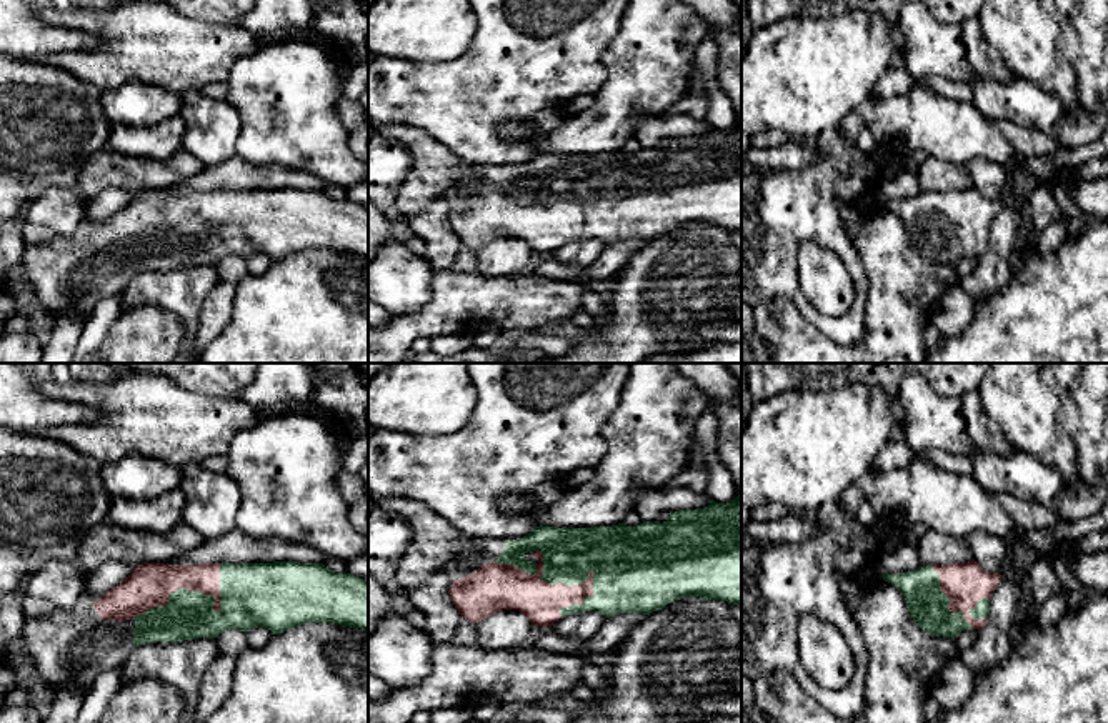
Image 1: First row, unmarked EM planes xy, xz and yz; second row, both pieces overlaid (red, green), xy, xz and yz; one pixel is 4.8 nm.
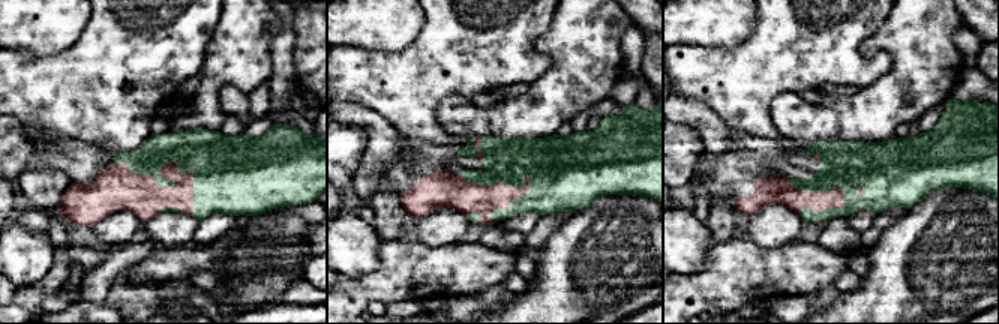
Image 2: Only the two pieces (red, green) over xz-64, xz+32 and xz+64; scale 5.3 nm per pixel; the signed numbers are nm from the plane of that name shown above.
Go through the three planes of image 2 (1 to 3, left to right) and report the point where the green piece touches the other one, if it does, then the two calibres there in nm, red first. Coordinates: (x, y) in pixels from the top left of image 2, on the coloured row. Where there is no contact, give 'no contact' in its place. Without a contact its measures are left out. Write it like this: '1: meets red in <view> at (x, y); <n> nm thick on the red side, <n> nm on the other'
1: meets red in xz-64 at (159, 171); 240 nm thick on the red side, 220 nm on the other
2: meets red in xz+32 at (497, 185); 170 nm thick on the red side, 240 nm on the other
3: meets red in xz+64 at (822, 192); 140 nm thick on the red side, 280 nm on the other

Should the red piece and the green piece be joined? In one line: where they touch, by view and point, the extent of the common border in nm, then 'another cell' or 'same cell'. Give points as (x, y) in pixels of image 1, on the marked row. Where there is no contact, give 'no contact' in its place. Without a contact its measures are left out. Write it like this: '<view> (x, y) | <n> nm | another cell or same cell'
xz (554, 585) | 500 nm | same cell

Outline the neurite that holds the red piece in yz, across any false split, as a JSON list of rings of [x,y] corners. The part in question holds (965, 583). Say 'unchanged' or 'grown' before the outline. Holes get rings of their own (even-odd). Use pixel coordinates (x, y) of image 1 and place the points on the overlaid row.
grown | [[[975,560],[966,563],[948,563],[920,566],[905,573],[885,573],[883,580],[895,585],[905,596],[906,608],[913,621],[926,633],[955,638],[965,630],[980,630],[988,621],[990,600],[998,583],[1000,573],[983,570]]]

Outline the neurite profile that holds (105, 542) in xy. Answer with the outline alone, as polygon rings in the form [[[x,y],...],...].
[[[107,521],[88,530],[70,546],[70,555],[88,571],[105,561],[128,565],[167,563],[203,545],[207,538],[187,523],[167,533],[128,530]]]

